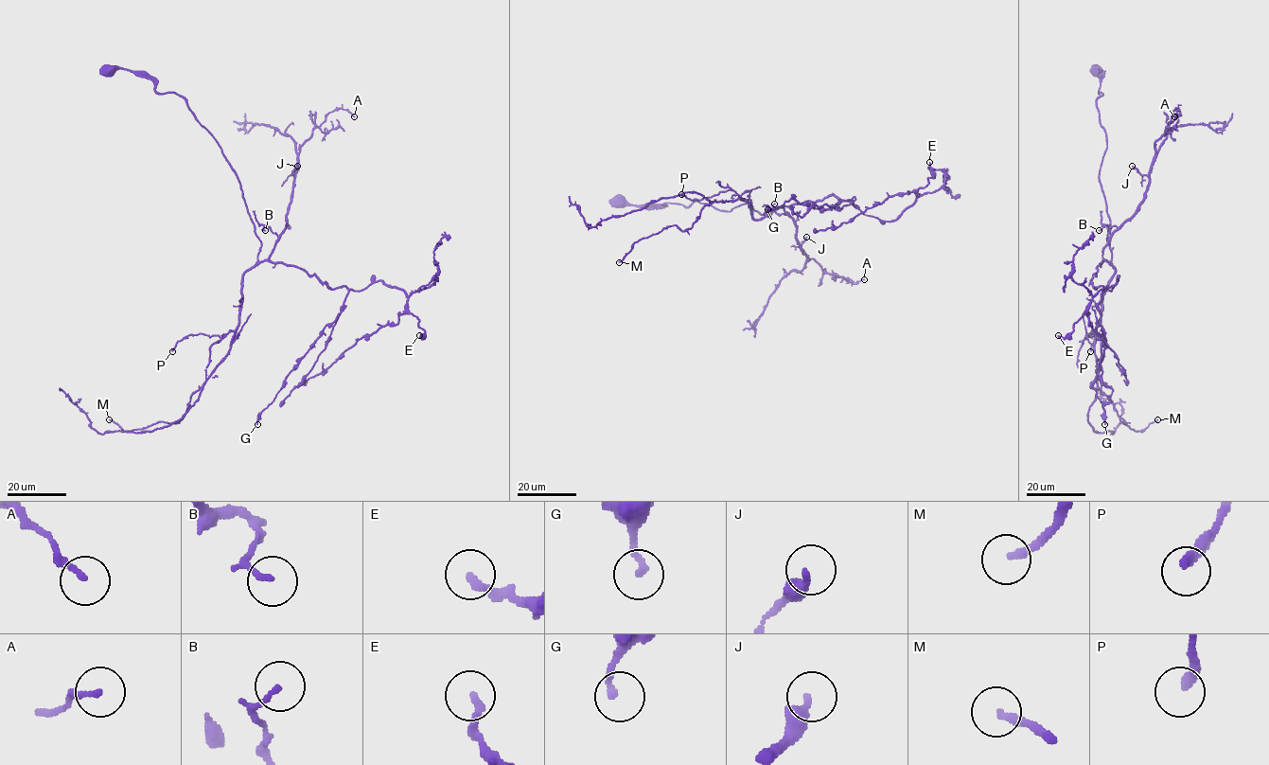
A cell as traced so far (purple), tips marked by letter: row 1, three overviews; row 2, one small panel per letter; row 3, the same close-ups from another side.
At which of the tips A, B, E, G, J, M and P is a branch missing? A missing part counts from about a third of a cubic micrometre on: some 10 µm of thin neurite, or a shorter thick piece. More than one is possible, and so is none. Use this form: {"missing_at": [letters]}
{"missing_at": ["J", "M"]}

